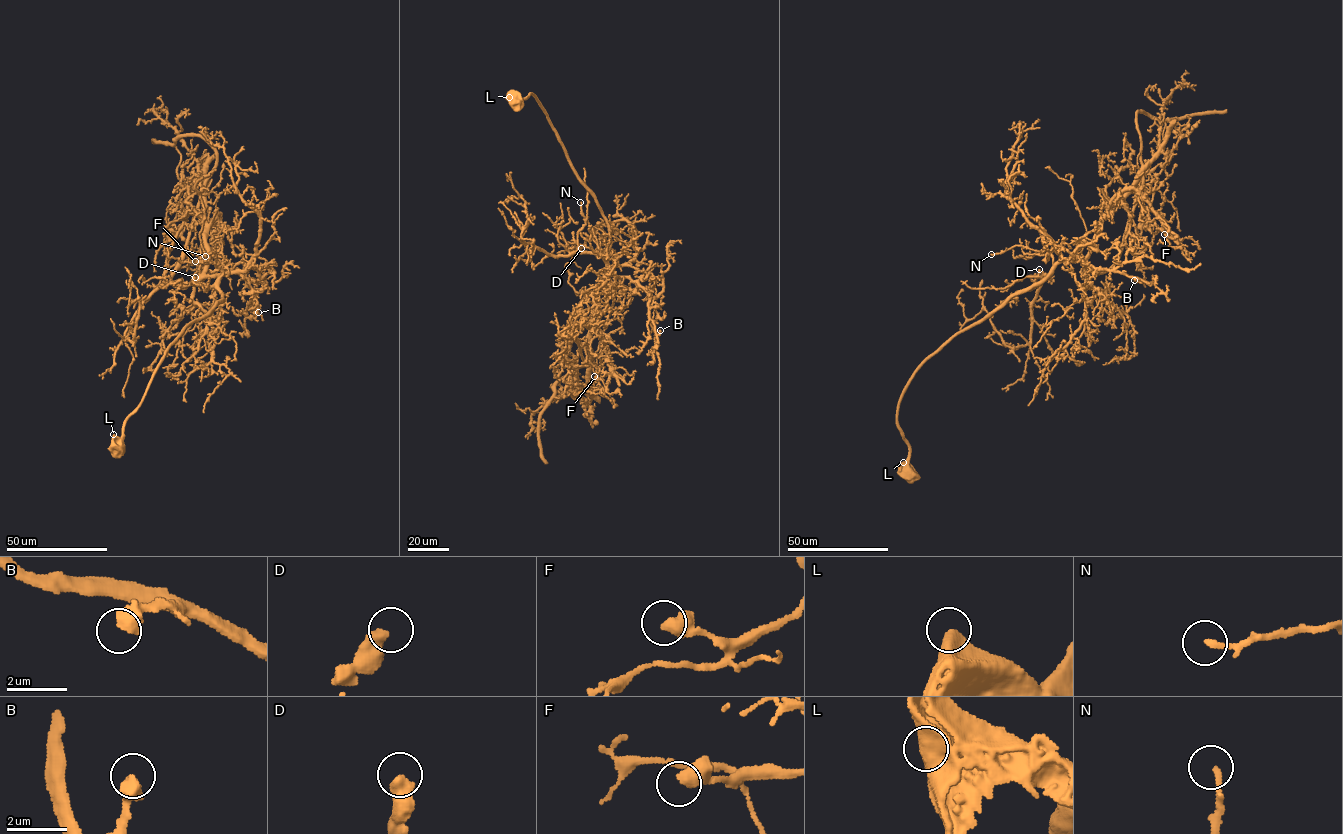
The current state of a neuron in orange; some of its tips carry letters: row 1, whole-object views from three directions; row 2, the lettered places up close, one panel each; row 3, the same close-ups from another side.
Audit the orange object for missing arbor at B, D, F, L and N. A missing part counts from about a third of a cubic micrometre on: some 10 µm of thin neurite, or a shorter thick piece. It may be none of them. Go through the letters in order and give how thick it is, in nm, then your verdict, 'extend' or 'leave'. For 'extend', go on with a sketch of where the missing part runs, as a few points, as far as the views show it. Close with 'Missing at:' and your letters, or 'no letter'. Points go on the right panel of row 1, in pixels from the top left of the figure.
B: 550 nm | leave
D: 550 nm | leave
F: 500 nm | leave
L: 700 nm | leave
N: 130 nm | leave
Missing at: no letter

